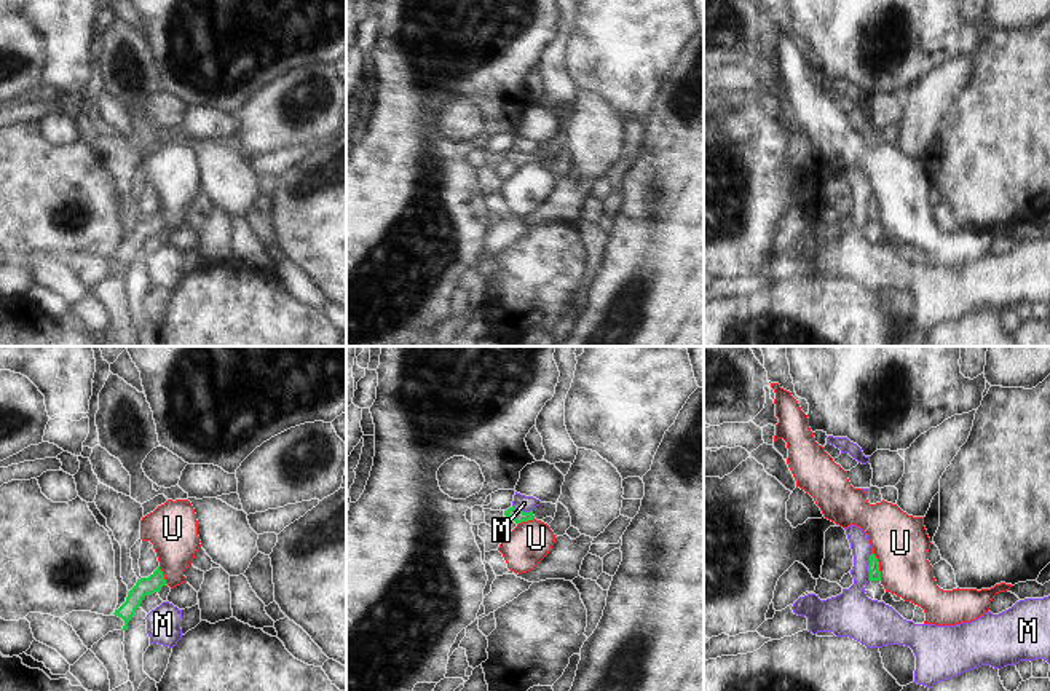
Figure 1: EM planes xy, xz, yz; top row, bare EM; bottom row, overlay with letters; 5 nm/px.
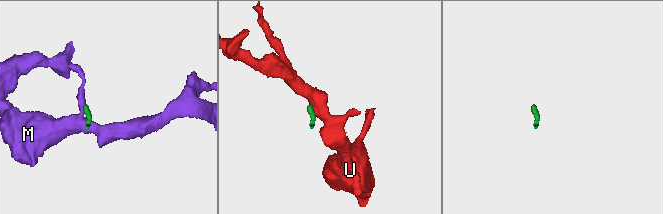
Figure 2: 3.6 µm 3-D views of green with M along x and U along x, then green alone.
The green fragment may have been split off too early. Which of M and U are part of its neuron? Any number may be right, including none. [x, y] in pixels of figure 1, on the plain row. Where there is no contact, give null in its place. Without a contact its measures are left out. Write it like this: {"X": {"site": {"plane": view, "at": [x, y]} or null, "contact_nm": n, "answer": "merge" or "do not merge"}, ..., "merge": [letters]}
{"M": {"site": {"plane": "yz", "at": [868, 209]}, "contact_nm": 140, "answer": "do not merge"}, "U": {"site": {"plane": "yz", "at": [878, 209]}, "contact_nm": 150, "answer": "do not merge"}, "merge": []}

